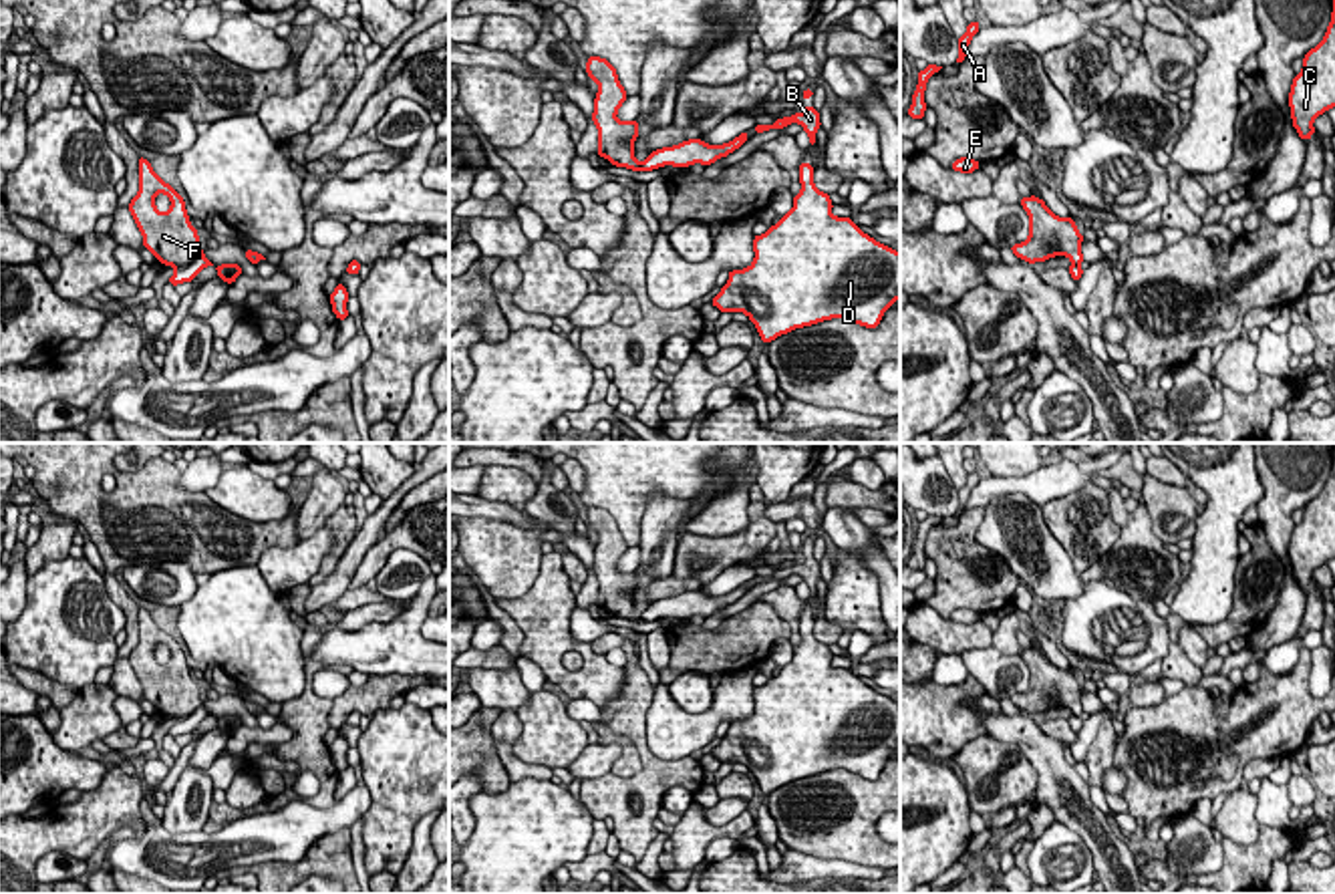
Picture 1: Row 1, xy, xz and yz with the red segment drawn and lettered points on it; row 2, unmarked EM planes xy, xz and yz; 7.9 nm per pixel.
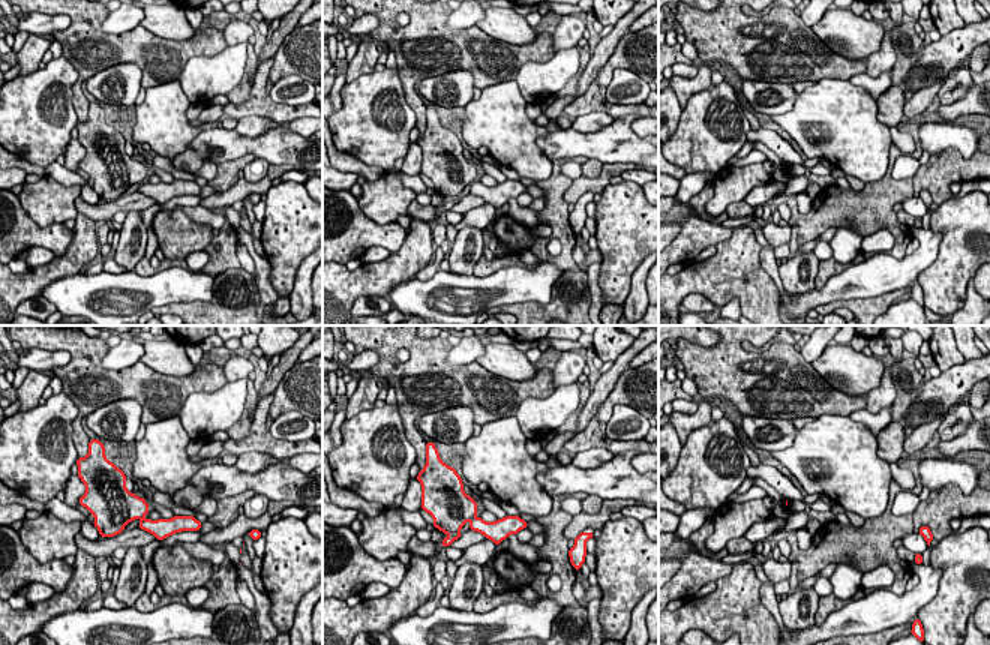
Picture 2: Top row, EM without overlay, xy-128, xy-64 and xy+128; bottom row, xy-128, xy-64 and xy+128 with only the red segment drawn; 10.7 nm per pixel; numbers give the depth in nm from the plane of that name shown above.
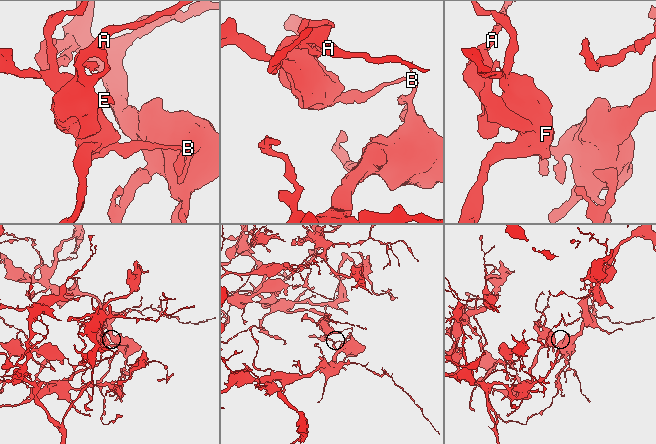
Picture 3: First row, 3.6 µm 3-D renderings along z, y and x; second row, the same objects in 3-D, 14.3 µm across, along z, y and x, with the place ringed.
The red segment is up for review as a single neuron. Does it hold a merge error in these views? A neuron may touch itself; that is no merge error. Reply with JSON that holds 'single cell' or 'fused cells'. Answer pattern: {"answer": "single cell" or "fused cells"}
{"answer": "fused cells"}

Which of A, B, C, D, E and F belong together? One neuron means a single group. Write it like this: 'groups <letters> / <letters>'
groups A E F / B C D

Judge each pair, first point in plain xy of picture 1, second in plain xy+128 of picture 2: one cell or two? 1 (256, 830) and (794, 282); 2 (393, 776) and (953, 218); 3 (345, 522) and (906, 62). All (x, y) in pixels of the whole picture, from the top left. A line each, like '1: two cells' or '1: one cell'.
1: two cells
2: one cell
3: one cell

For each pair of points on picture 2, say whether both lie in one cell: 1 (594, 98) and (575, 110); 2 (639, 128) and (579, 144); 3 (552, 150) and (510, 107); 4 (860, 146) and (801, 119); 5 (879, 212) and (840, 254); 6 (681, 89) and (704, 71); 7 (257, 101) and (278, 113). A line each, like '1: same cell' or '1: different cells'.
1: same cell
2: different cells
3: different cells
4: same cell
5: different cells
6: same cell
7: same cell

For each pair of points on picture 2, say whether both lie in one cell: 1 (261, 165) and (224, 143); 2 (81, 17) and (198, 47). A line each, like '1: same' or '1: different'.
1: different
2: same

